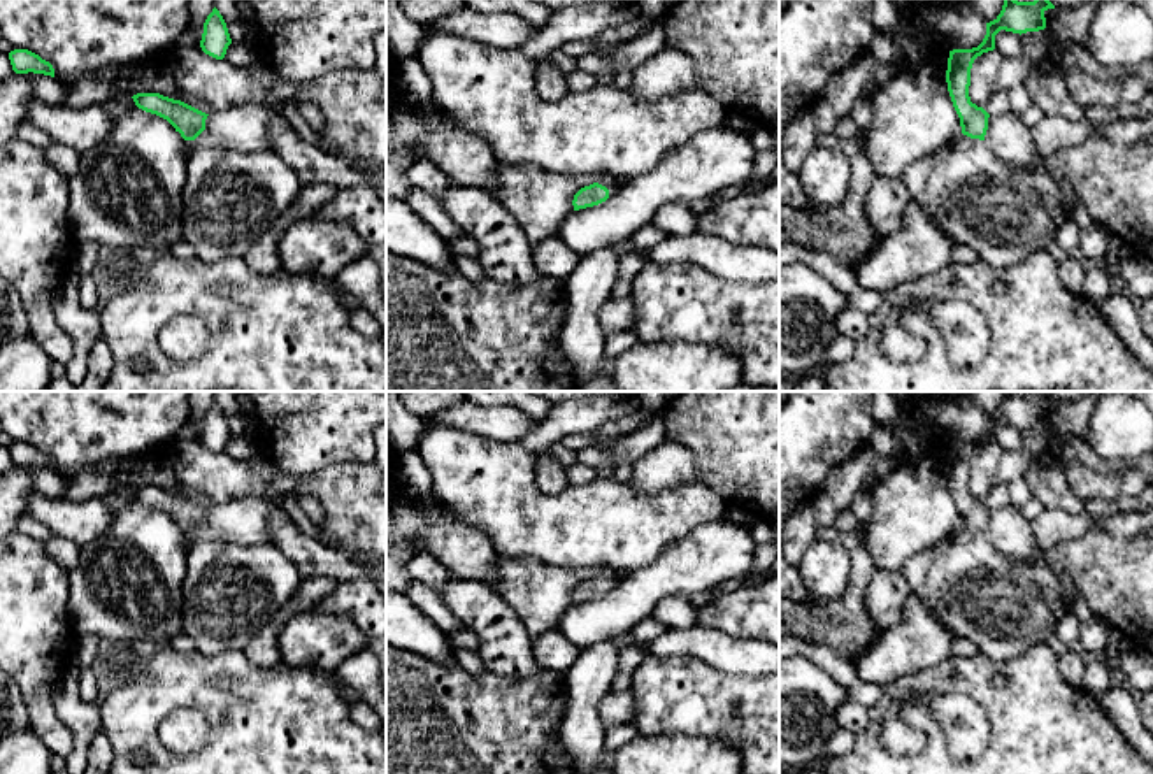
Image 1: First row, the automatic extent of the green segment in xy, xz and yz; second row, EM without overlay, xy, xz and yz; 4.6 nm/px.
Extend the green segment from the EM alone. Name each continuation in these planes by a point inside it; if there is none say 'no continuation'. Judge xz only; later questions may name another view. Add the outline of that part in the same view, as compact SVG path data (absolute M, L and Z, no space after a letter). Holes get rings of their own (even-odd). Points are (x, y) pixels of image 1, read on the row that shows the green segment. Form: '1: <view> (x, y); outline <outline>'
1: xz (613, 185); outline M598 177L597 183L605 186L609 190L609 197L612 197L623 186L625 179Z

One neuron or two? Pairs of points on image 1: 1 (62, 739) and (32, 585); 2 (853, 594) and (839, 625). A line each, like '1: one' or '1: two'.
1: one
2: one

